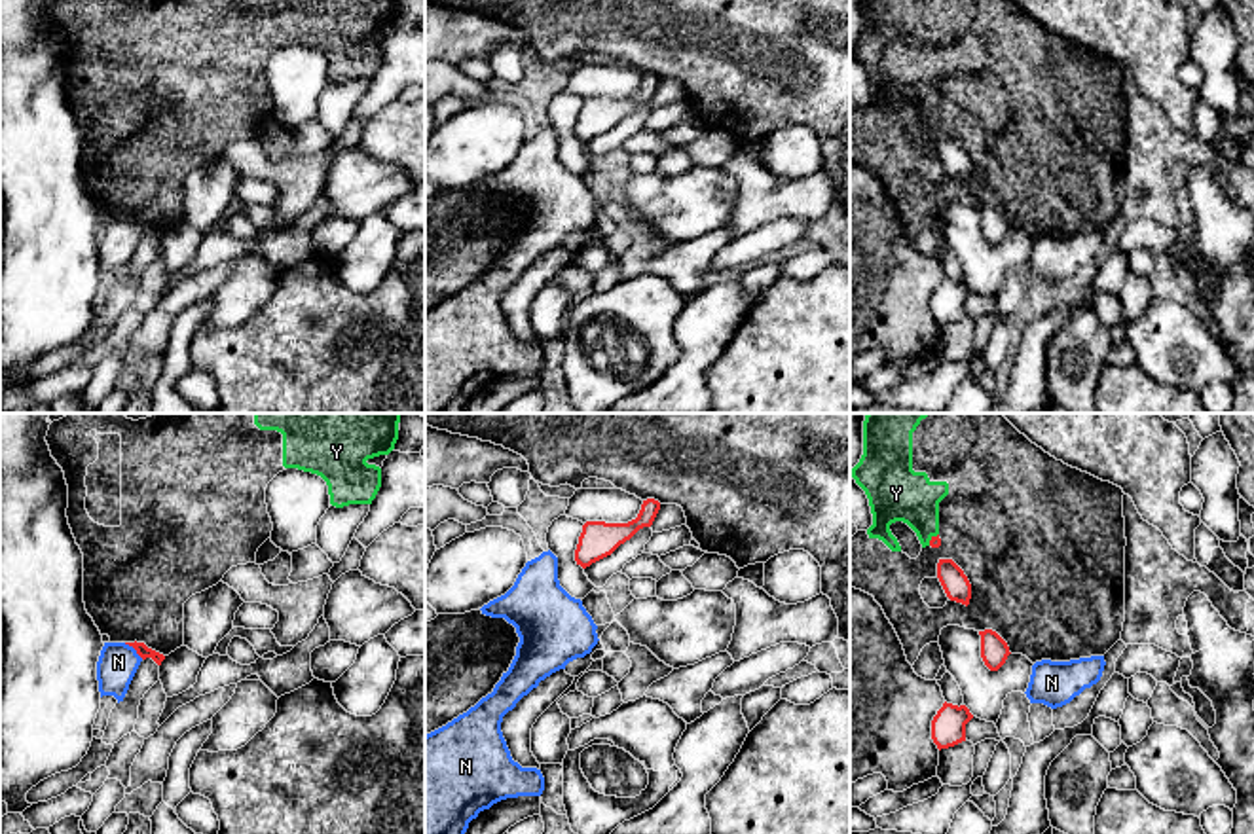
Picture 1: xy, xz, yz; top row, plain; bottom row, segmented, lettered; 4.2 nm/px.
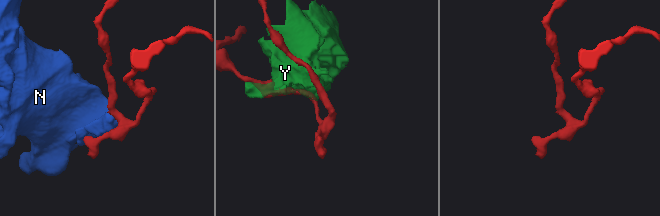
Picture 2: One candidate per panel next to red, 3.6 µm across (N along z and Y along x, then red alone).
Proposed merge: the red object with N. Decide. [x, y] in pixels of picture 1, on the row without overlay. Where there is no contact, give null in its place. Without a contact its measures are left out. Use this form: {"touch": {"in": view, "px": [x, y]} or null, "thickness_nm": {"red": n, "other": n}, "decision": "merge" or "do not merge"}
{"touch": {"in": "xy", "px": [133, 222]}, "thickness_nm": {"red": 60, "other": 170}, "decision": "do not merge"}

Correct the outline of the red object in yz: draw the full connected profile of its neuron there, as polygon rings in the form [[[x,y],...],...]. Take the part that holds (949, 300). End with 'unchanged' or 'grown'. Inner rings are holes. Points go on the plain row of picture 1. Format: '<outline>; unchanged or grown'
[[[943,279],[931,296],[931,315],[937,324],[949,324],[966,317],[966,299],[973,294],[966,281]]]; unchanged

